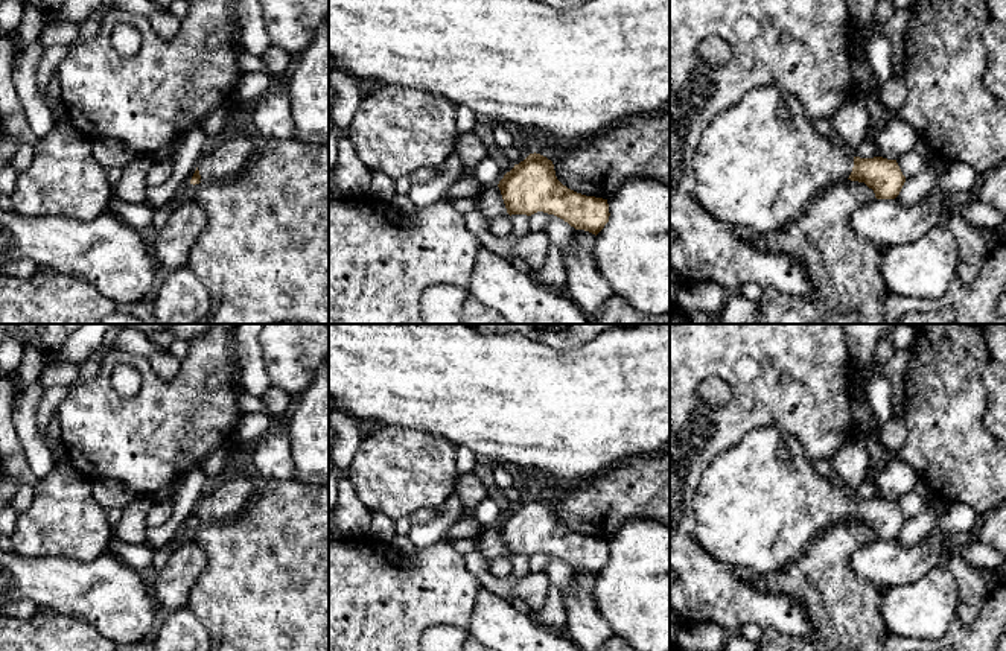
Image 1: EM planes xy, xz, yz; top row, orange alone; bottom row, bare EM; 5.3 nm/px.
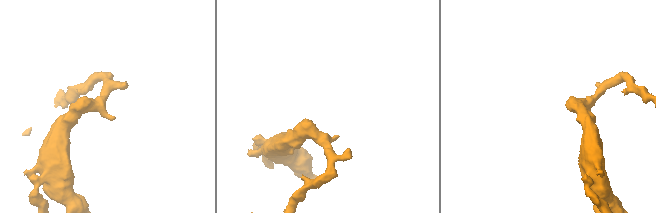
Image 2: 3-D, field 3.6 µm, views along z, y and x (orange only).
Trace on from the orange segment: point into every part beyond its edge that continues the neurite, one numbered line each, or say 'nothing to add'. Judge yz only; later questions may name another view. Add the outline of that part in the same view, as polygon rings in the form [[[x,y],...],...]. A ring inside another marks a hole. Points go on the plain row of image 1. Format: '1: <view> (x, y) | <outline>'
1: yz (758, 505) | [[[759,426],[720,453],[703,472],[692,499],[692,537],[706,554],[743,575],[770,575],[801,558],[822,532],[848,520],[852,508],[854,497],[816,472],[796,437],[776,426]]]

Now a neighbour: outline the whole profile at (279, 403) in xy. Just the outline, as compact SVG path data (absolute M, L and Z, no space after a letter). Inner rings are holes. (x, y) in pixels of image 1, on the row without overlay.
M269 386L262 400L266 405L266 414L275 424L286 420L294 403L294 399L286 391L275 386Z

